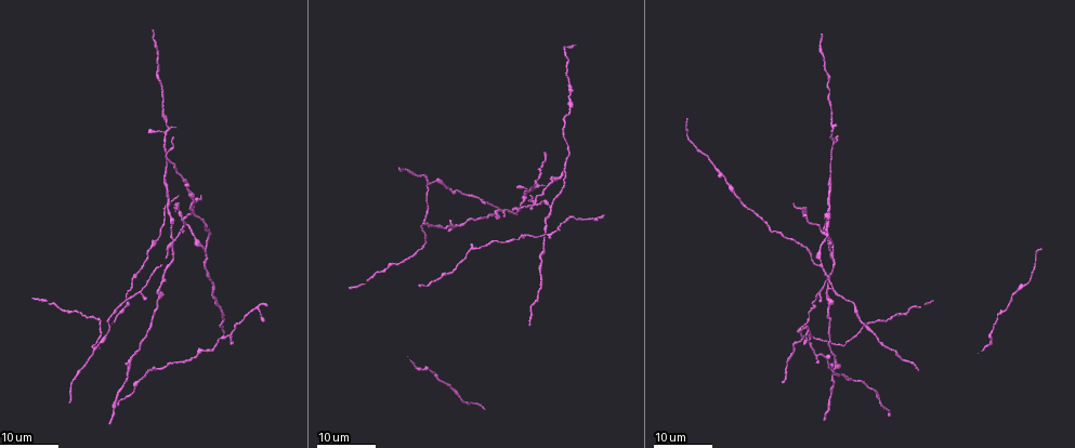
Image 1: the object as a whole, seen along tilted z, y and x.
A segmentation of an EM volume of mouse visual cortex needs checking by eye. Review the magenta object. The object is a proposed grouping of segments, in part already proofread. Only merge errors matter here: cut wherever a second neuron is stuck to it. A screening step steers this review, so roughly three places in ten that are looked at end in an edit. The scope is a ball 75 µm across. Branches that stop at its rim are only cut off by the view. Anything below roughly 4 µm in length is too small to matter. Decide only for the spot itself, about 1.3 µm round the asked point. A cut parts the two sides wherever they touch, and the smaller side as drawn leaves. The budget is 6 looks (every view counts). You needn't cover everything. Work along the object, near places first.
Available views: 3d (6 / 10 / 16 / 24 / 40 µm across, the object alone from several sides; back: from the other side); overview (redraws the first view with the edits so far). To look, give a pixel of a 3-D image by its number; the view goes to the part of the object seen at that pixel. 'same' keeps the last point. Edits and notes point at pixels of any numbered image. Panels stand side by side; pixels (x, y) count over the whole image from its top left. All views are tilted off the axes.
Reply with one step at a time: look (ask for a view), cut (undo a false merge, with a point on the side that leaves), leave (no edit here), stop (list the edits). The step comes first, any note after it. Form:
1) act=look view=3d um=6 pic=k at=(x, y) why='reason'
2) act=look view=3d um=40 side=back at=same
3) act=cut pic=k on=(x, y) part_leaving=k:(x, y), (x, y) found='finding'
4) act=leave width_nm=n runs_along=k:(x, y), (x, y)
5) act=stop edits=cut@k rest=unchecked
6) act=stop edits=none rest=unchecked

act=look view=3d um=24 pic=1 at=(254, 310) why='three-way junction'

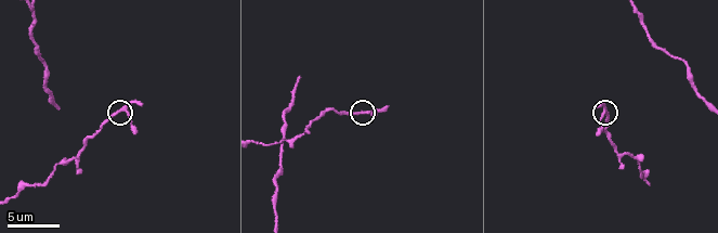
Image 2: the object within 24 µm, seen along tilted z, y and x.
act=look view=3d um=10 pic=2 at=(603, 111)

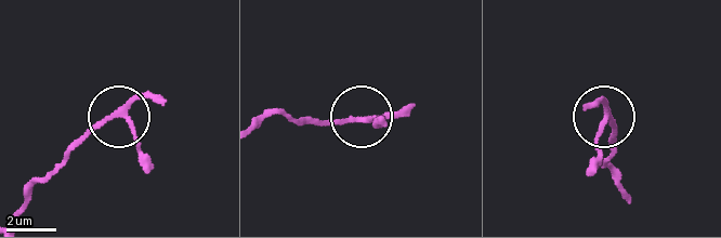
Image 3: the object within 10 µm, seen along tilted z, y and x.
act=look view=3d um=10 side=back pic=3 at=(609, 116)

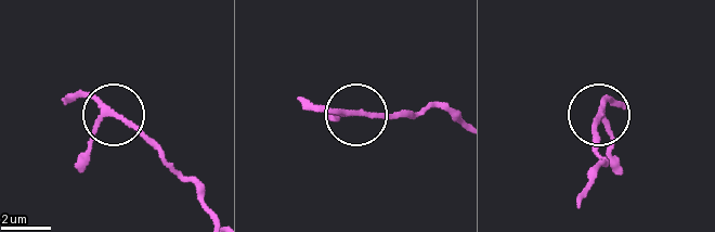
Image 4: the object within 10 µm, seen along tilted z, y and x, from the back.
act=leave runs_along=4:(459, 119), (432, 107), (328, 117) found='all the same neuron'

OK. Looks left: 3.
act=look view=3d um=16 pic=1 at=(520, 208) why='small branch off a trunk'

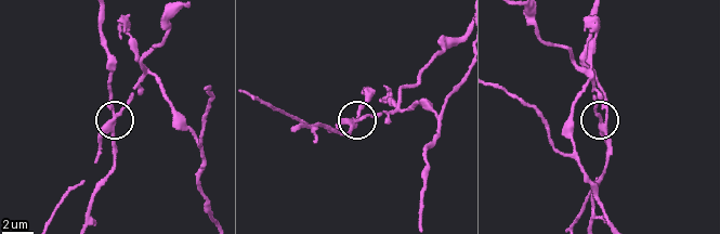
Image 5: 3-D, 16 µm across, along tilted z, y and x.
act=look view=3d um=6 pic=5 at=(119, 113)

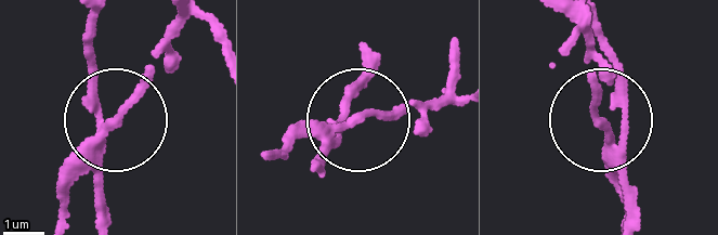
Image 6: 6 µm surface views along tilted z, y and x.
act=cut pic=6 on=(82, 98) part_leaving=6:(94, 152), (102, 114), (90, 85), (93, 17) found='two neurons meet here'

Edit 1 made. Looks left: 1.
act=stop edits=cut@6 rest=unchecked

